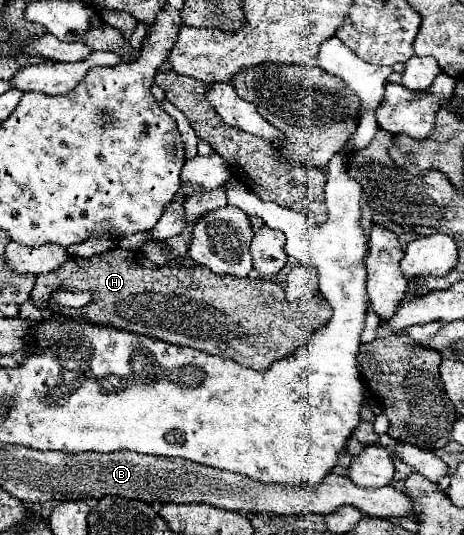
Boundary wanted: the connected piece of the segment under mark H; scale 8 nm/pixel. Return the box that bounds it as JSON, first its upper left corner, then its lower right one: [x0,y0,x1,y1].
[30,247,332,371]

